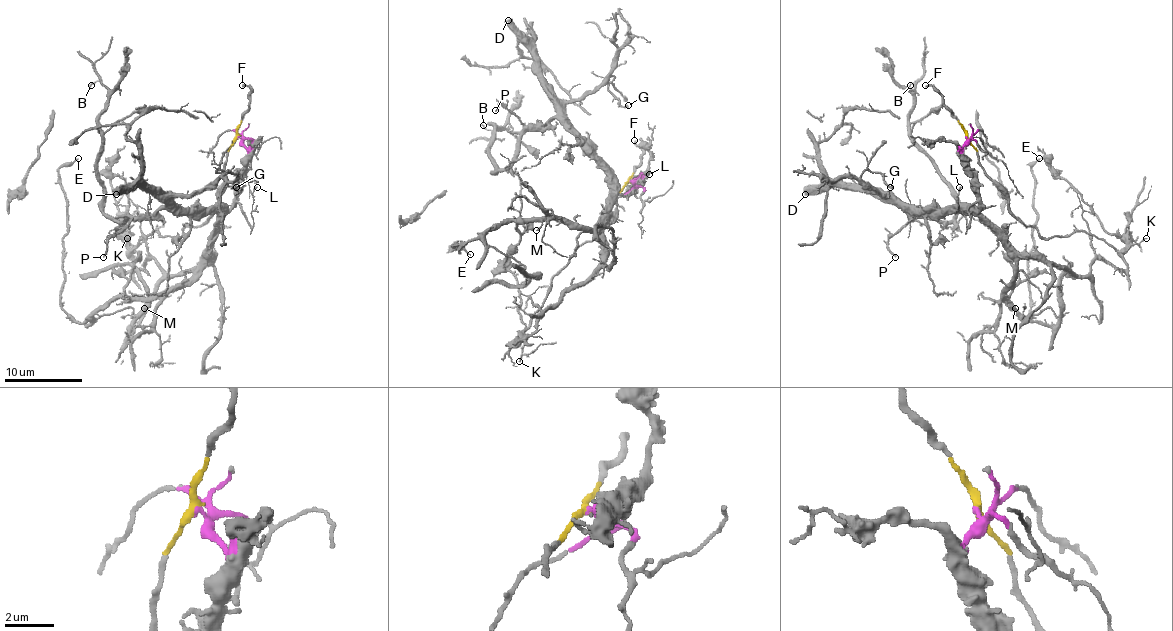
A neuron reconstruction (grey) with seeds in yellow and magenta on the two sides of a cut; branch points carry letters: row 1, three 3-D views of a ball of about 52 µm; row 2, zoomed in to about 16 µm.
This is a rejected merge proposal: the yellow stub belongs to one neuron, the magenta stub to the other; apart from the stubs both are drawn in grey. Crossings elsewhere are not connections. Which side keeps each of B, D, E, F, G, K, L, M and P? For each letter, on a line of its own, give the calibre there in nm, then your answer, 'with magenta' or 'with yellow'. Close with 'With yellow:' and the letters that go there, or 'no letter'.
B: 110 nm | with magenta
D: 600 nm | with magenta
E: 130 nm | with magenta
F: 170 nm | with yellow
G: 160 nm | with magenta
K: 140 nm | with yellow
L: 120 nm | with magenta
M: 150 nm | with magenta
P: 150 nm | with magenta
With yellow: F, K

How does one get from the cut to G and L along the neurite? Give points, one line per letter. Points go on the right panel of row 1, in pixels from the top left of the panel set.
G: (966, 136), (962, 156), (977, 210), (913, 208), (876, 193), (861, 175), (867, 169), (876, 171), (890, 187)
L: (966, 136), (962, 156), (966, 171), (972, 177), (975, 201), (968, 208), (968, 226), (958, 208), (960, 187)

